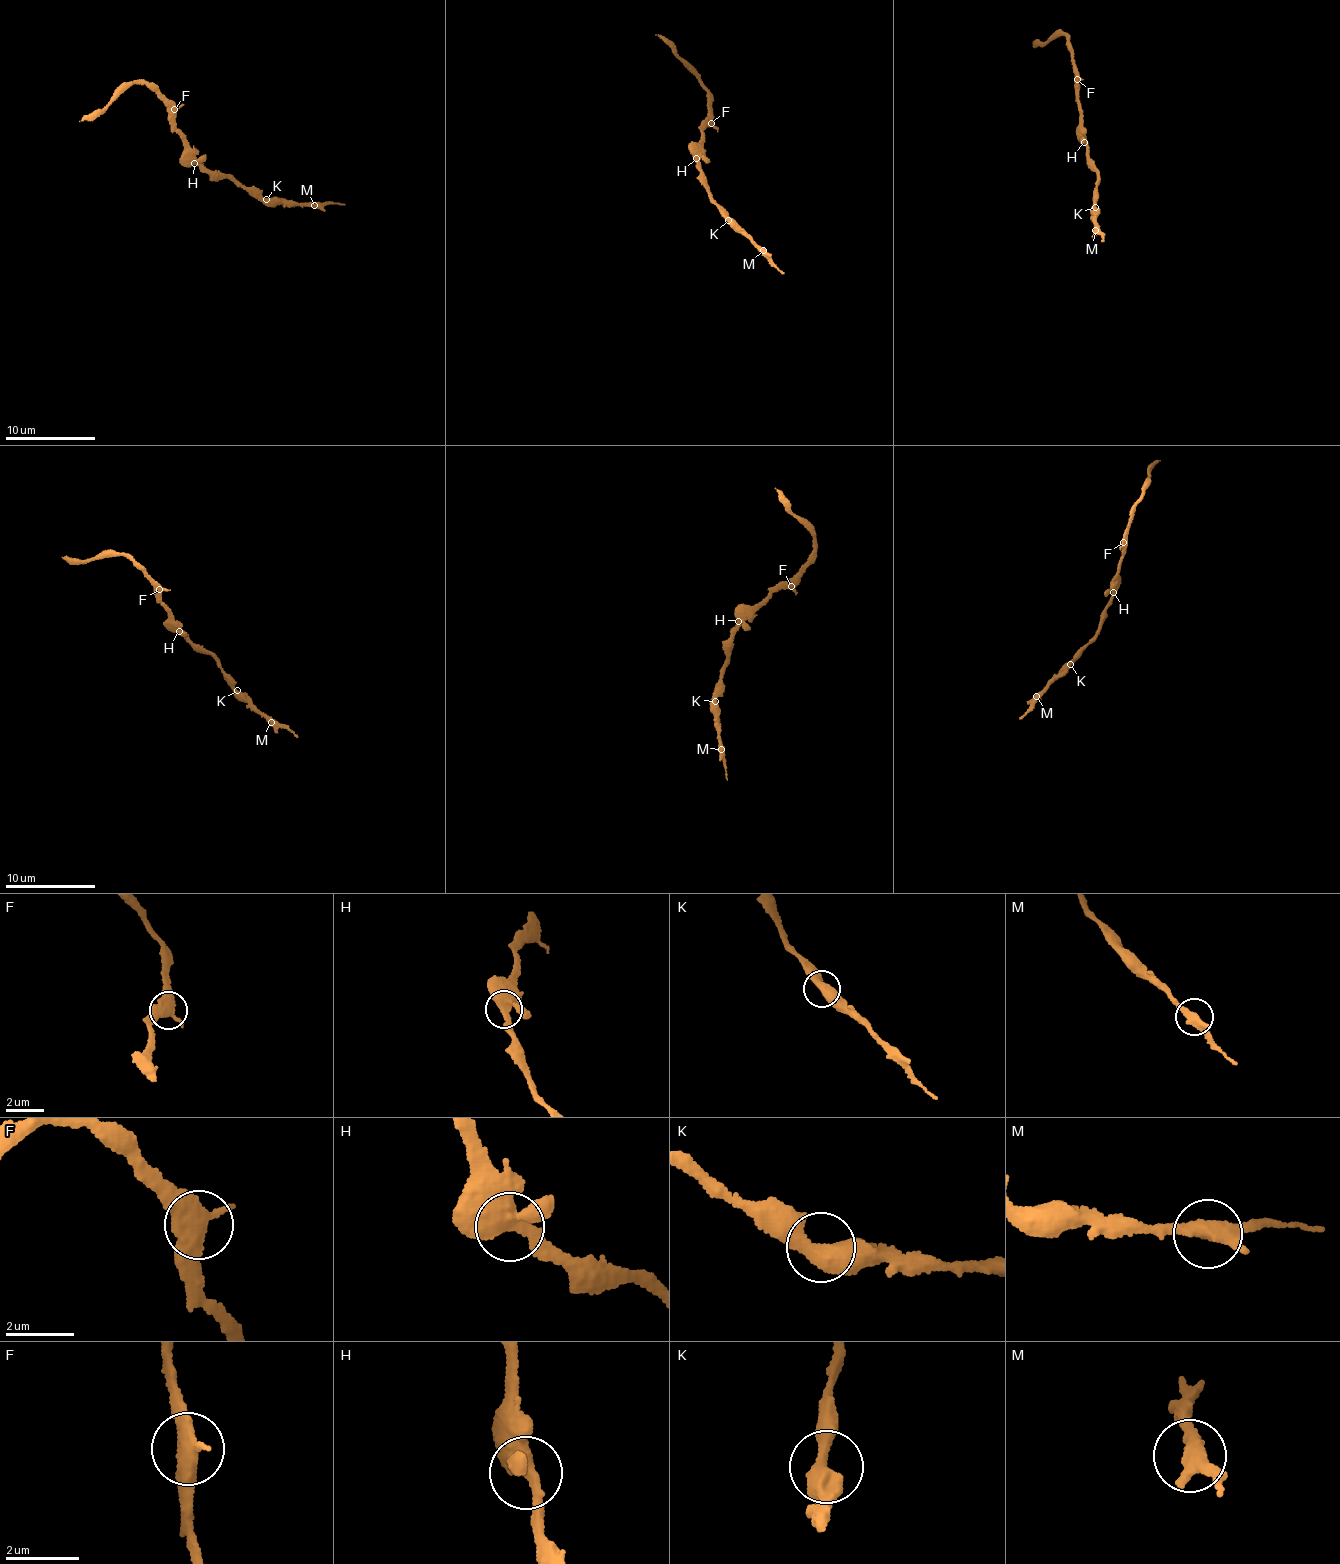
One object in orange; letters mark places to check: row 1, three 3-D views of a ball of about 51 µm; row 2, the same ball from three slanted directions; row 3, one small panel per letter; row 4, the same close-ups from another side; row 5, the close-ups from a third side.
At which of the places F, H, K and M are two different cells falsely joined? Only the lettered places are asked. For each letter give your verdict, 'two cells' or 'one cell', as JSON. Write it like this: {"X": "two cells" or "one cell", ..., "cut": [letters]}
{"F": "one cell", "H": "one cell", "K": "one cell", "M": "one cell", "cut": []}

